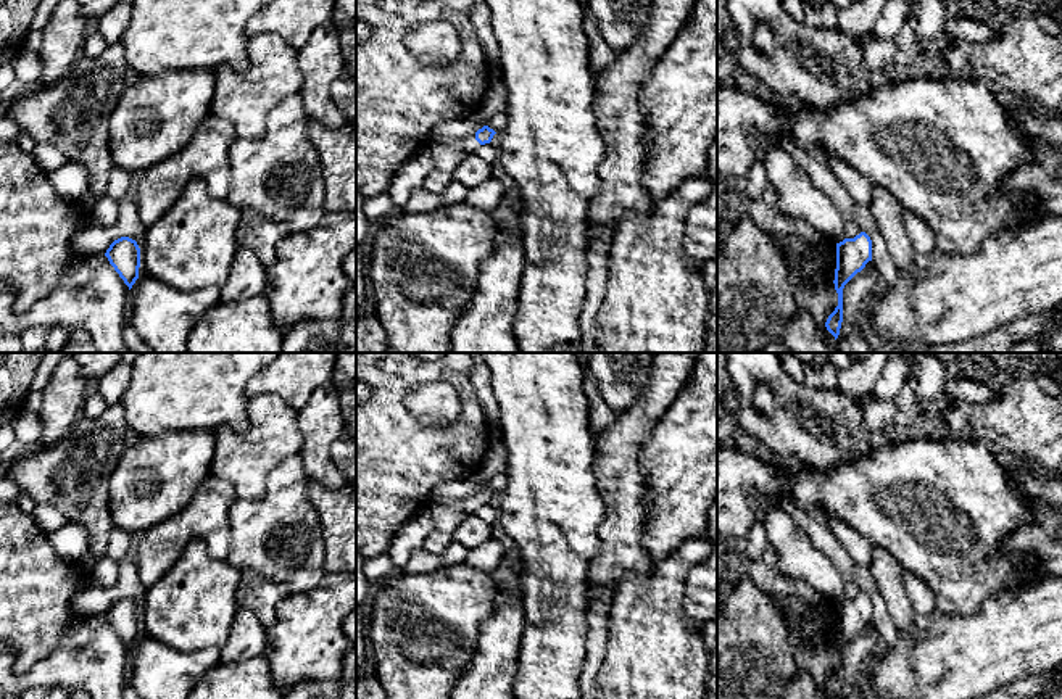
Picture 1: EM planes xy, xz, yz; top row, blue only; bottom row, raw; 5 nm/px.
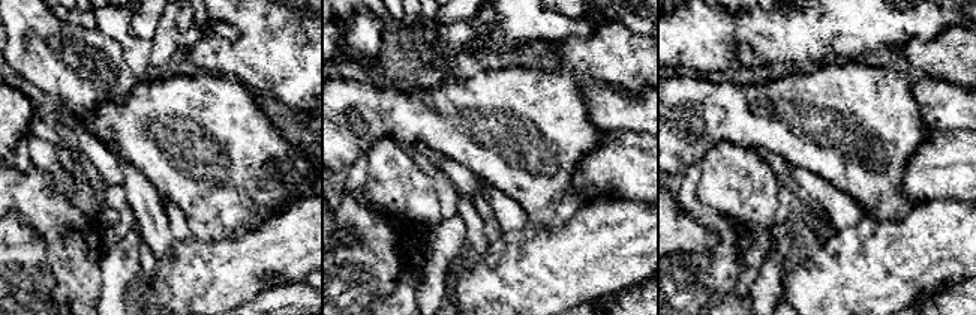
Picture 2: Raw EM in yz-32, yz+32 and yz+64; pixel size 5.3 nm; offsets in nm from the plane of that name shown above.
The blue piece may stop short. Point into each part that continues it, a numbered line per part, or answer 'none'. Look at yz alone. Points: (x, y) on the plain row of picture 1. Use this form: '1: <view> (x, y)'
none

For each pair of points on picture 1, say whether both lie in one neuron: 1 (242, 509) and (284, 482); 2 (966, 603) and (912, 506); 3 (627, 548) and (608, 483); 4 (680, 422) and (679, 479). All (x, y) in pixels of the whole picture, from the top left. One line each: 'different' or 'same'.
1: same
2: same
3: same
4: same

